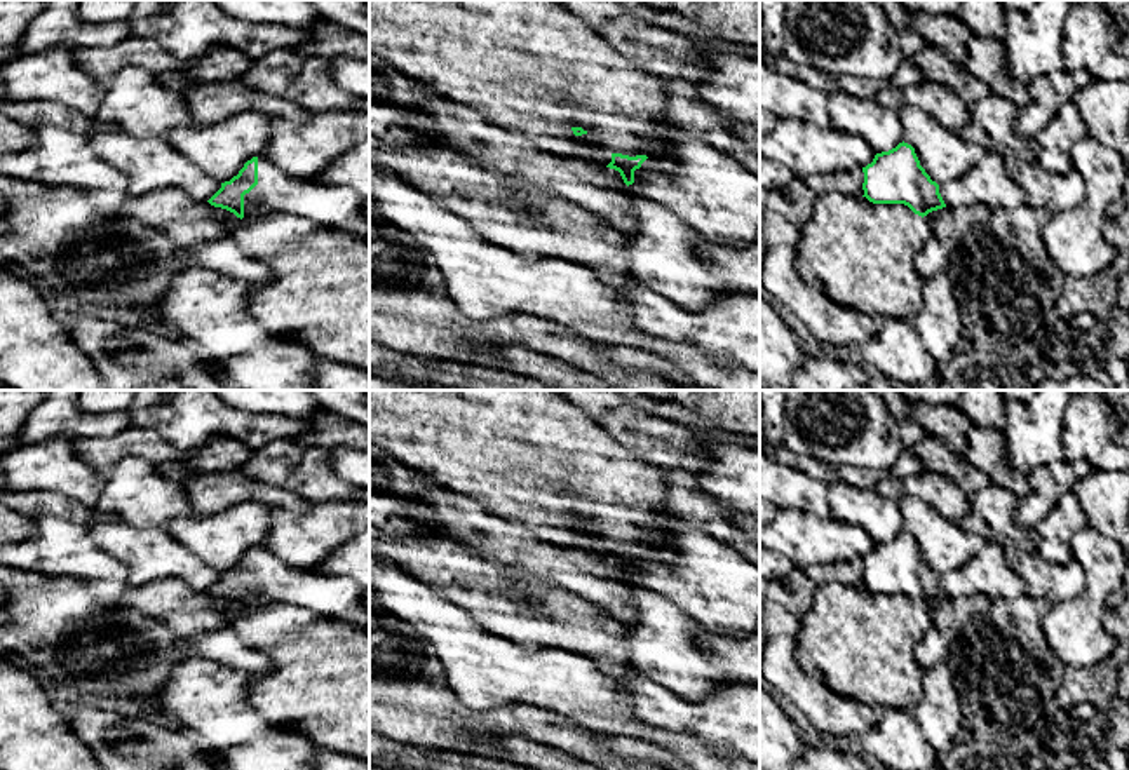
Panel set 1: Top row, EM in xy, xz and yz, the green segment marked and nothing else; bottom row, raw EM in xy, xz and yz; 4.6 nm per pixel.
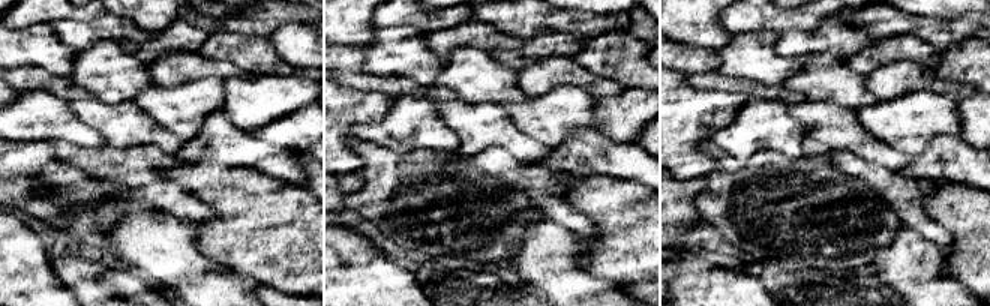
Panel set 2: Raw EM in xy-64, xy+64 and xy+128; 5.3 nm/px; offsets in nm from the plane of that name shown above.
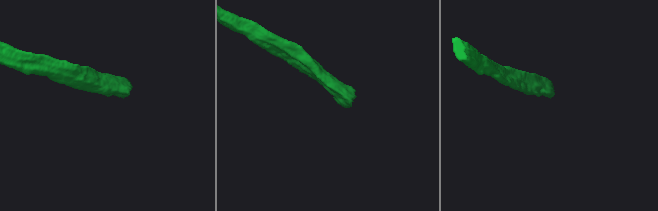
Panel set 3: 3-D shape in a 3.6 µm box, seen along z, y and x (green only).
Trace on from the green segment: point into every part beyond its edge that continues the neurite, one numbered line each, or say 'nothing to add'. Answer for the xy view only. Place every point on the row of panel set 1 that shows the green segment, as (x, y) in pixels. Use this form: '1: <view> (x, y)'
1: xy (337, 208)

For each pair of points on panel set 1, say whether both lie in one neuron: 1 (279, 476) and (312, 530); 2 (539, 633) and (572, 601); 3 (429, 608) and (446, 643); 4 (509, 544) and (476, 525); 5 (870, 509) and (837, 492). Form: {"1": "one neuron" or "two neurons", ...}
{"1": "two neurons", "2": "one neuron", "3": "one neuron", "4": "one neuron", "5": "one neuron"}

